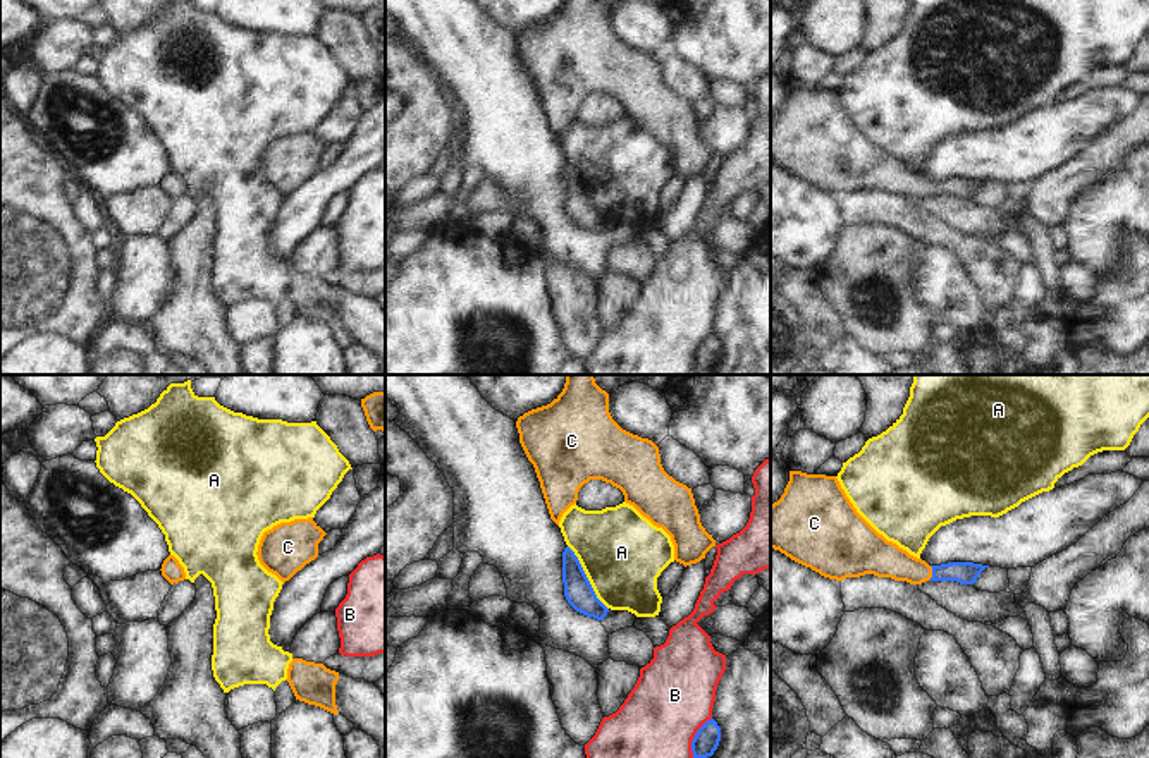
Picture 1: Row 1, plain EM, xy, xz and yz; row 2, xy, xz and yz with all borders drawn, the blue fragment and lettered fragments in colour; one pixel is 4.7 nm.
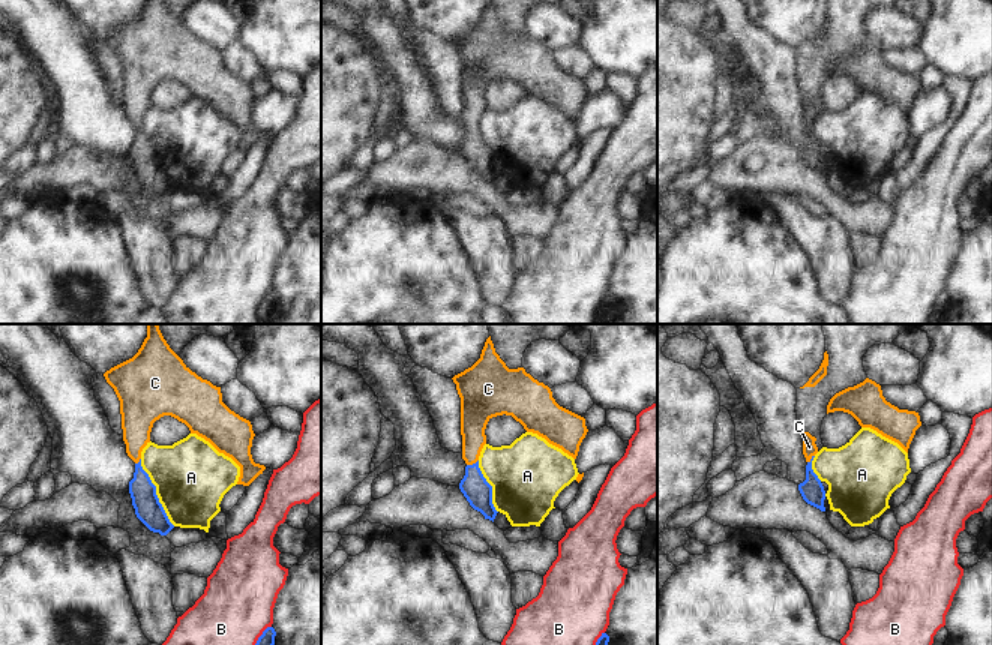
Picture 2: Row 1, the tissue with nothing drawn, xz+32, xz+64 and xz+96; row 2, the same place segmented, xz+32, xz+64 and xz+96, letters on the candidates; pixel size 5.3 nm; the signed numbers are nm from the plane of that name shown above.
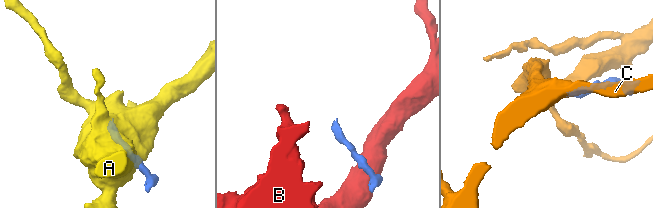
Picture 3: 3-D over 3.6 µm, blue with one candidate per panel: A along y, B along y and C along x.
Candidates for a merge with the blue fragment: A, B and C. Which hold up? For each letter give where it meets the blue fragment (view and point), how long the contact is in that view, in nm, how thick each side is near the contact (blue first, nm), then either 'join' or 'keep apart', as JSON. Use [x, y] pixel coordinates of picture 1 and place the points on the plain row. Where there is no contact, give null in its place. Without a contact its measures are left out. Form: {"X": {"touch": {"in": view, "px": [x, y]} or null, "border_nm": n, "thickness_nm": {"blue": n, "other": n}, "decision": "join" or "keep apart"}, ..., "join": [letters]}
{"A": {"touch": {"in": "xz", "px": [587, 193]}, "border_nm": 360, "thickness_nm": {"blue": 140, "other": 400}, "decision": "keep apart"}, "B": {"touch": {"in": "xz", "px": [694, 353]}, "border_nm": 220, "thickness_nm": {"blue": 120, "other": 460}, "decision": "keep apart"}, "C": {"touch": {"in": "yz", "px": [933, 188]}, "border_nm": 70, "thickness_nm": {"blue": 110, "other": 180}, "decision": "join"}, "join": ["C"]}

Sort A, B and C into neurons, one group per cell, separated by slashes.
A / B / C

